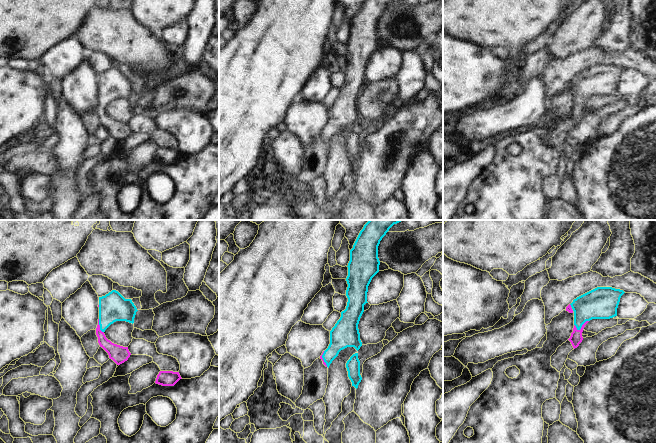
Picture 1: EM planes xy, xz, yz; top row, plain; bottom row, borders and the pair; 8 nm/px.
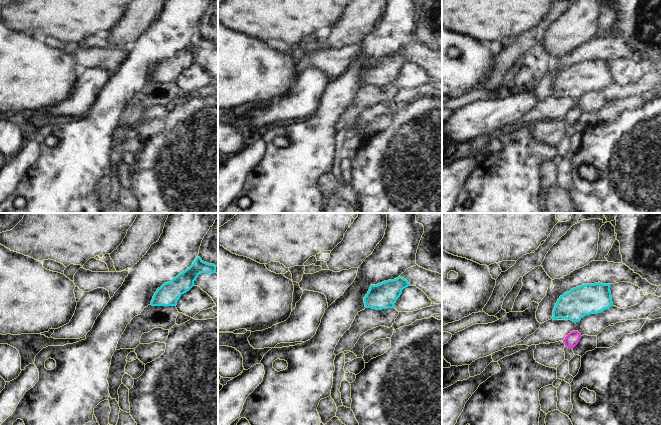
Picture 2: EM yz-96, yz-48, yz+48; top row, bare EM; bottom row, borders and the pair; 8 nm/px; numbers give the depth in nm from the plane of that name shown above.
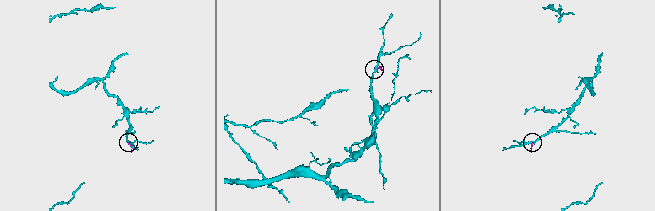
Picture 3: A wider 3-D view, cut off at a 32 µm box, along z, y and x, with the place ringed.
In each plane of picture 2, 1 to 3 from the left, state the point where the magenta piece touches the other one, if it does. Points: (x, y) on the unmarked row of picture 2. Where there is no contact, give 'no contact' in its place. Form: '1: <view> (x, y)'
1: no contact
2: no contact
3: no contact

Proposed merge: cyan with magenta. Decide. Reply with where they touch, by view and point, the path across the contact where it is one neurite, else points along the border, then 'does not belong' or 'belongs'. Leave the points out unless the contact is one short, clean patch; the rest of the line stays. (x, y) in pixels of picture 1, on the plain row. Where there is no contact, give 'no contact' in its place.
meets cyan in yz at (581, 102); runs through yz (600, 79), (581, 102), (577, 107), (576, 114); belongs

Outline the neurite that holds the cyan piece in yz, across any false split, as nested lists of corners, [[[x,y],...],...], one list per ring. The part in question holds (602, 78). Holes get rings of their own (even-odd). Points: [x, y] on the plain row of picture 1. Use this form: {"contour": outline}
{"contour": [[[597,63],[577,73],[566,83],[566,87],[574,90],[574,104],[568,115],[574,125],[582,118],[583,105],[590,96],[617,92],[620,74],[624,69],[612,63]]]}

